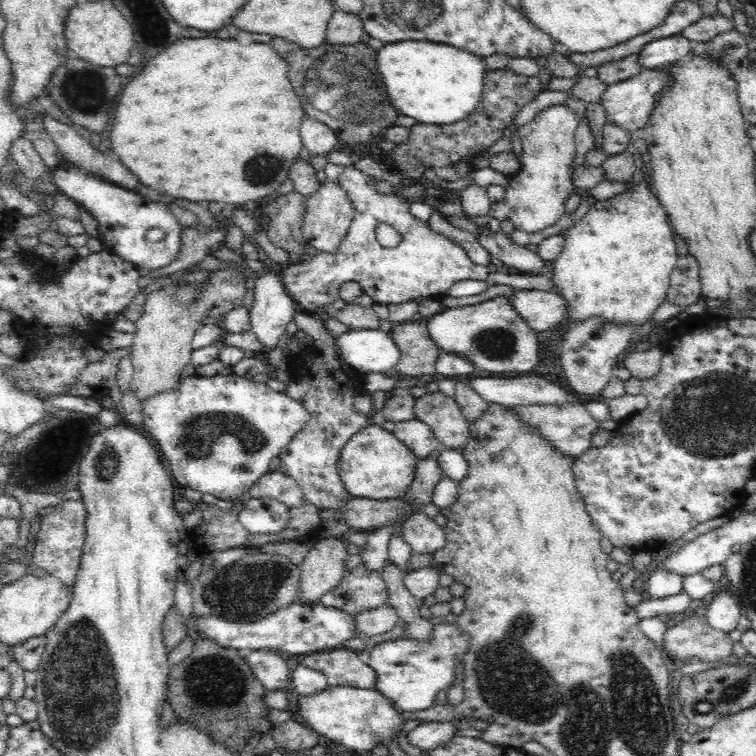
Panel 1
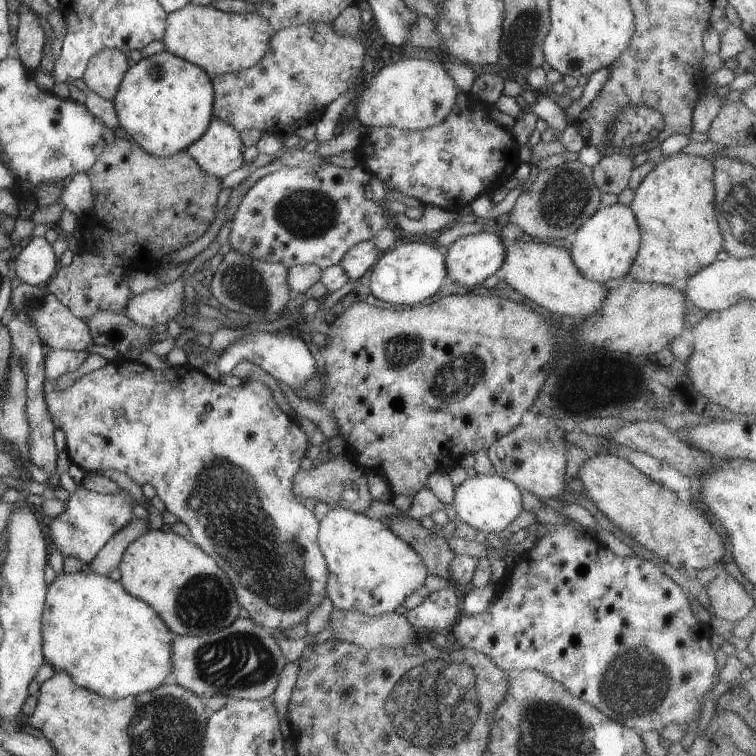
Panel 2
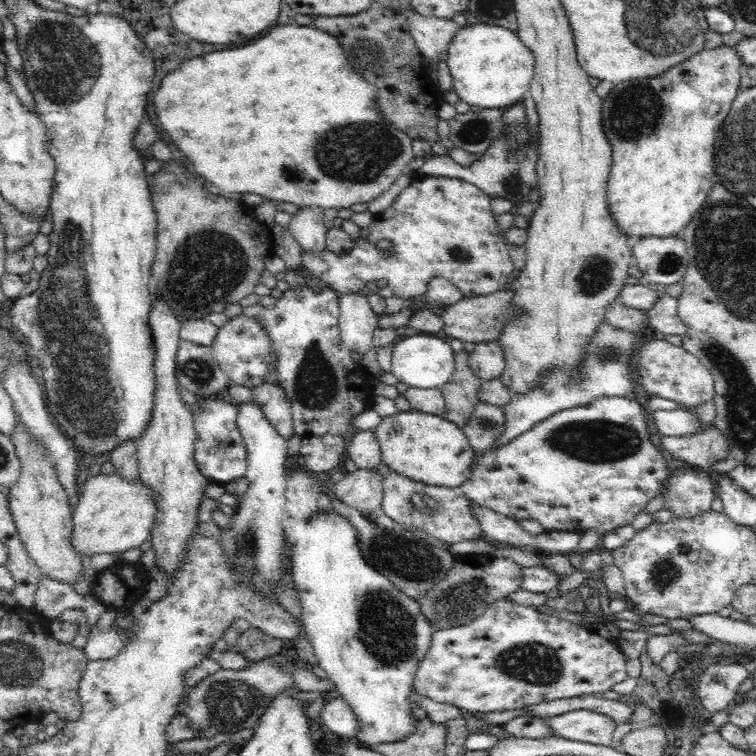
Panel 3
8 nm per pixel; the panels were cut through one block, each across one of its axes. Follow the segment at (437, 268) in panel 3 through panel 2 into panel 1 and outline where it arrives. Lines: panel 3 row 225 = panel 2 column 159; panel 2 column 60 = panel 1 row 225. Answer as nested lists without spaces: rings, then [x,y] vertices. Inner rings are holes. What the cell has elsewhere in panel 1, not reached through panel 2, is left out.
[[[352,165],[345,167],[338,178],[338,185],[348,193],[354,216],[339,252],[322,252],[308,257],[305,262],[291,262],[280,271],[283,286],[300,308],[322,312],[318,307],[338,299],[338,287],[348,281],[358,282],[363,294],[368,294],[374,303],[389,305],[444,295],[460,280],[486,280],[489,274],[486,266],[474,263],[457,242],[445,238],[427,221],[414,217],[408,208],[410,200],[406,197],[398,191],[379,194],[374,182],[372,177],[358,168]],[[378,223],[389,224],[399,232],[400,240],[395,248],[384,249],[375,242],[374,230]]]

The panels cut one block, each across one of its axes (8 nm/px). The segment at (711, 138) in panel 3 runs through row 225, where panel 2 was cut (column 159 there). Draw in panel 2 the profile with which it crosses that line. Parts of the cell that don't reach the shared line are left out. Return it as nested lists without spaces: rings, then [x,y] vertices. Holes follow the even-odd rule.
[[[87,567],[75,573],[62,572],[59,576],[56,576],[55,581],[50,586],[47,586],[46,600],[42,614],[42,640],[45,663],[50,664],[54,671],[68,673],[74,684],[96,692],[100,696],[110,699],[120,699],[130,695],[142,694],[142,692],[148,692],[148,690],[154,690],[156,686],[162,686],[162,684],[166,683],[168,674],[172,672],[172,642],[176,638],[178,638],[178,635],[168,630],[168,626],[162,622],[162,618],[154,612],[154,609],[149,604],[128,594],[120,581],[94,574]]]

